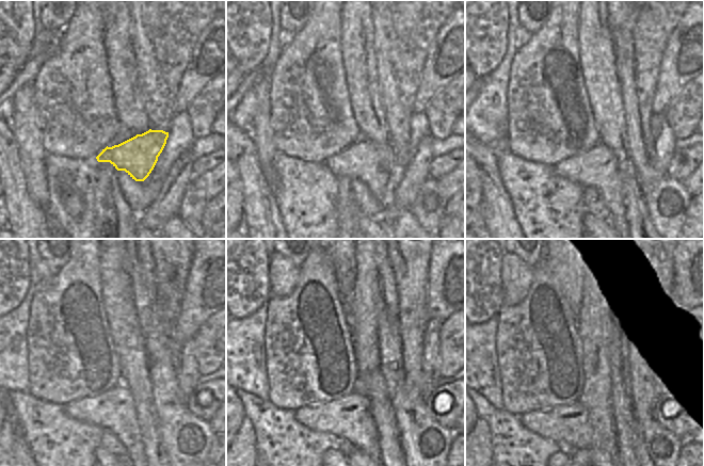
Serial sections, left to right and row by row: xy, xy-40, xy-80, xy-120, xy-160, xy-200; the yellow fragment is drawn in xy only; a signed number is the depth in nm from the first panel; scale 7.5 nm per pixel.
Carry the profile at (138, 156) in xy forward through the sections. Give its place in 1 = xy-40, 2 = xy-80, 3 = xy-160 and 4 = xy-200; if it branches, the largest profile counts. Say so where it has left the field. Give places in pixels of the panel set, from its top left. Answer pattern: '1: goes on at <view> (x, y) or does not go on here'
1: goes on at xy-40 (364, 160)
2: goes on at xy-80 (596, 167)
3: goes on at xy-160 (349, 417)
4: goes on at xy-200 (569, 426)

